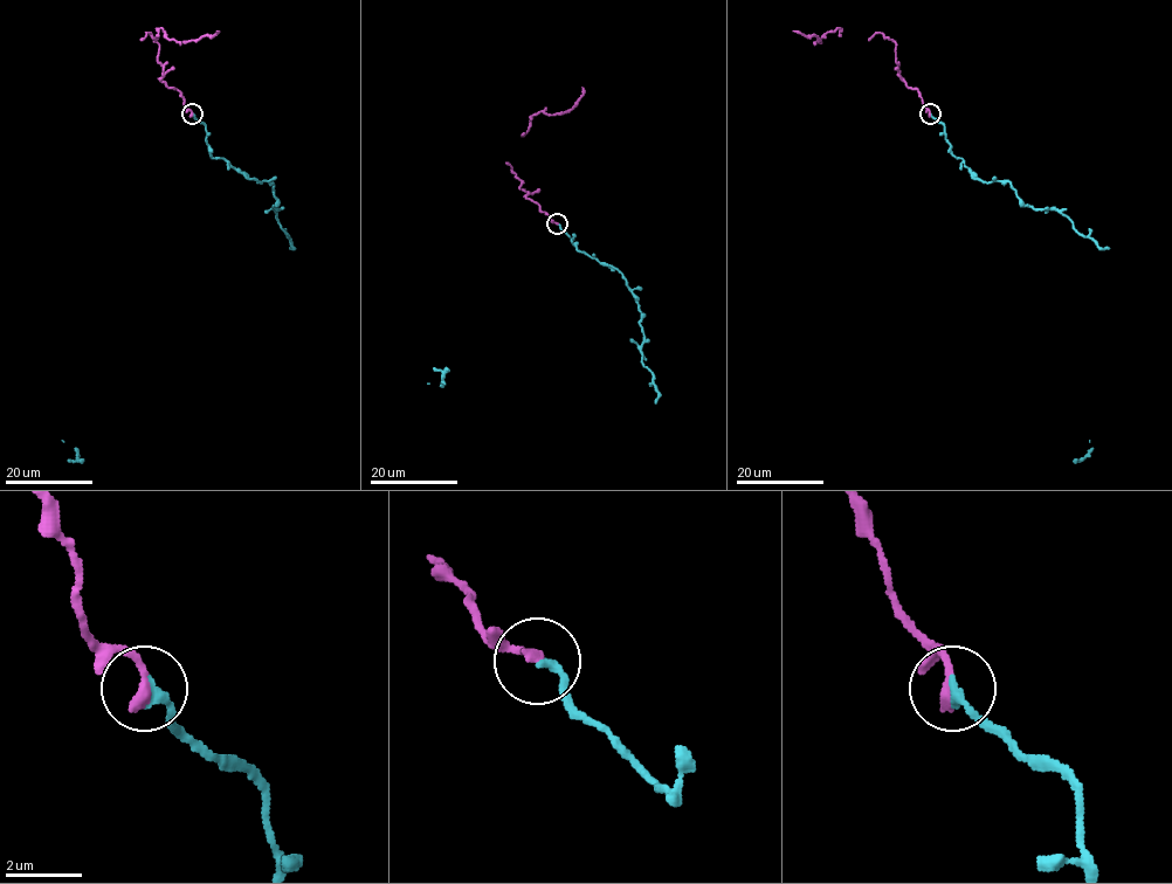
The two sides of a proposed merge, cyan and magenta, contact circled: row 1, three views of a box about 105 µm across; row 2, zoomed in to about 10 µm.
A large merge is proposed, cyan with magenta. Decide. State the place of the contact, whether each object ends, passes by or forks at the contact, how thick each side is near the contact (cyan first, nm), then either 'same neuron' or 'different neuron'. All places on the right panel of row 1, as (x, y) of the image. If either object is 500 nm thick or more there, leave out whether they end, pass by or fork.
place (930, 114); cyan ends; magenta ends; calibres 240 and 320 nm; same neuron

